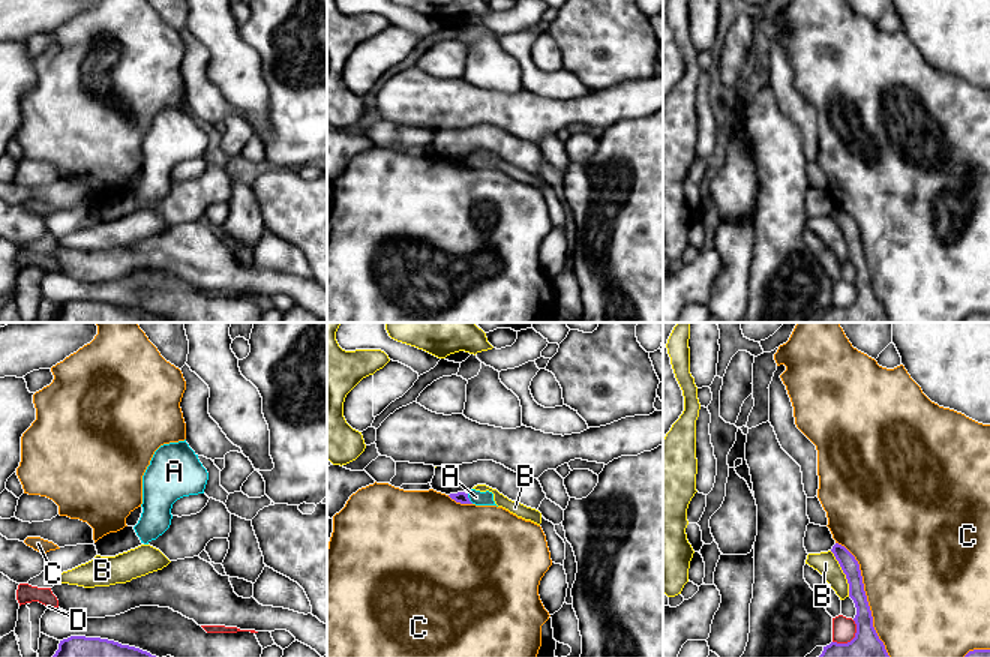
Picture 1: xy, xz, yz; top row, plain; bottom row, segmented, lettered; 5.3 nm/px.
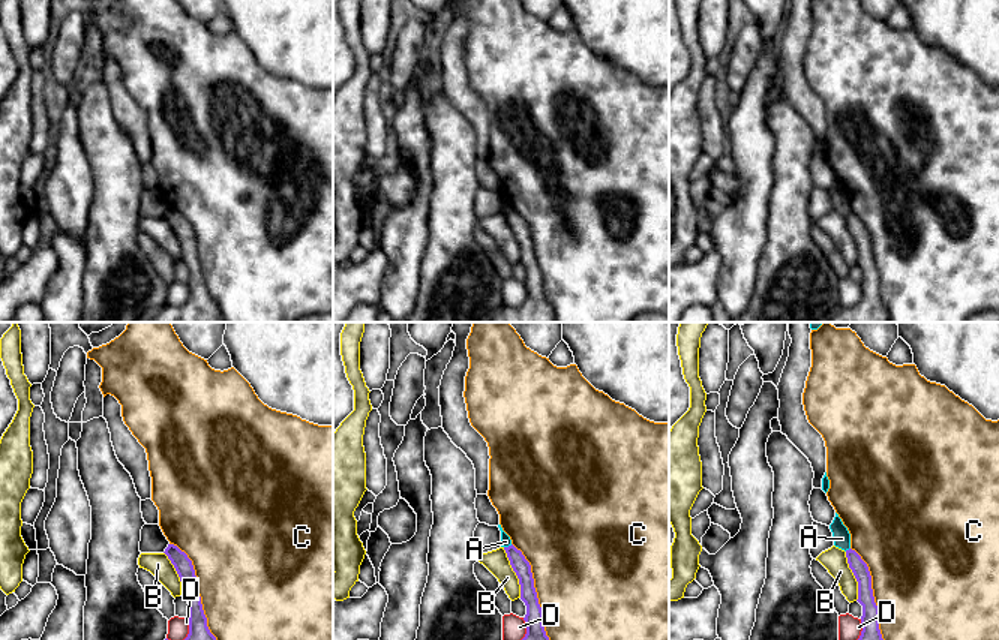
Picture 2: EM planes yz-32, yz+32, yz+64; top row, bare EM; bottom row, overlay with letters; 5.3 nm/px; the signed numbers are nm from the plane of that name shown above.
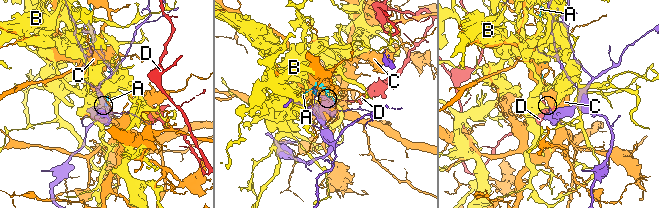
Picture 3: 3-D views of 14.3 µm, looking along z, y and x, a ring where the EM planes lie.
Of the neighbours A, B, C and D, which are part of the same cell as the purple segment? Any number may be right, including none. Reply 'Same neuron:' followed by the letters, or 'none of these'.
Same neuron: none of these

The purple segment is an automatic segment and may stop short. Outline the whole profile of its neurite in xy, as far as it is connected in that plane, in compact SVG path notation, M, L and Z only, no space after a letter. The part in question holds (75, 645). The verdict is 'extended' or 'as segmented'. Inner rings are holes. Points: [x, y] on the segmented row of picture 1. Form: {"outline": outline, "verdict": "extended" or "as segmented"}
{"outline": "M70 636L60 640L52 657L156 657L135 646L100 638Z", "verdict": "as segmented"}

